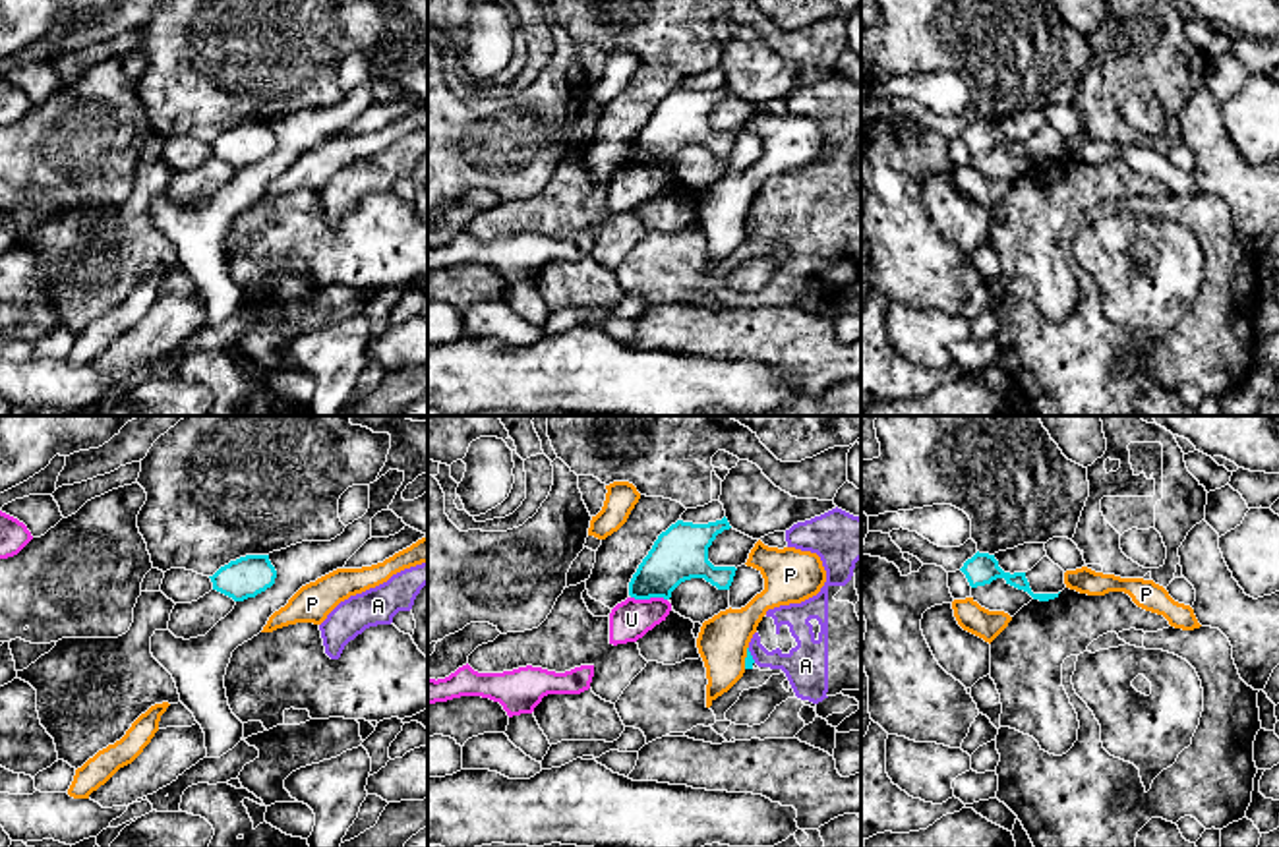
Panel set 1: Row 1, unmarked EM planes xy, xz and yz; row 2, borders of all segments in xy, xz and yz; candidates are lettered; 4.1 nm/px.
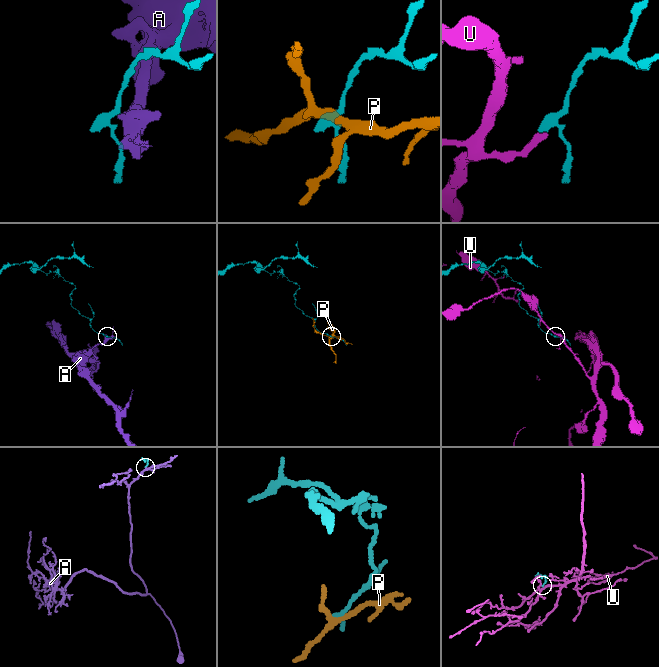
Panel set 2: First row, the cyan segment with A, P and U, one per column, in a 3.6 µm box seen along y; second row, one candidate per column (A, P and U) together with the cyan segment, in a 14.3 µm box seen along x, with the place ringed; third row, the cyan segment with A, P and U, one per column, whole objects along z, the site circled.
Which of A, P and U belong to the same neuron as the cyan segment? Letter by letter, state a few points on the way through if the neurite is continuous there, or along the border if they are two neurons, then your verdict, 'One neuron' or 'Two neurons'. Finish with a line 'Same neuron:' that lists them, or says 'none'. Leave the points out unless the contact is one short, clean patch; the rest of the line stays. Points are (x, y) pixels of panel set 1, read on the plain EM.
A: Boundary: xz (747, 215), (755, 229). Two neurons
P: Two neurons
U: Boundary: xz (631, 163), (666, 167). Two neurons
Same neuron: none

